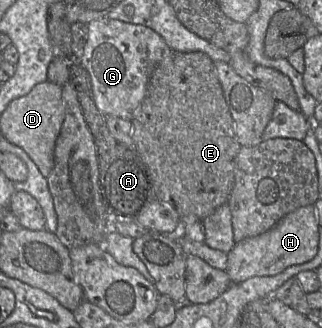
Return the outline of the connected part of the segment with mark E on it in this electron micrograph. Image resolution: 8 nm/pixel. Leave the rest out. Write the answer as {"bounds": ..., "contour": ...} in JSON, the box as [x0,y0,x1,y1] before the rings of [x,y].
{"bounds":[131,51,241,227],"contour":[[[171,51],[155,68],[155,70],[152,72],[148,86],[147,86],[147,91],[145,94],[145,97],[141,104],[138,106],[138,108],[134,111],[132,118],[131,118],[131,123],[132,123],[132,138],[133,138],[133,149],[137,153],[138,157],[141,159],[141,161],[144,163],[146,168],[149,170],[149,178],[151,180],[151,183],[153,185],[153,198],[161,201],[164,204],[169,204],[171,205],[178,213],[180,220],[181,220],[181,227],[183,223],[192,223],[192,222],[198,222],[202,221],[204,218],[208,217],[211,215],[216,209],[218,209],[220,206],[227,204],[230,194],[232,192],[233,186],[234,186],[234,169],[235,169],[235,159],[236,156],[241,148],[241,145],[238,143],[234,128],[233,128],[233,120],[230,115],[228,106],[226,104],[223,91],[219,82],[219,79],[216,74],[216,70],[214,67],[214,62],[203,52],[177,52],[177,51]]]}

